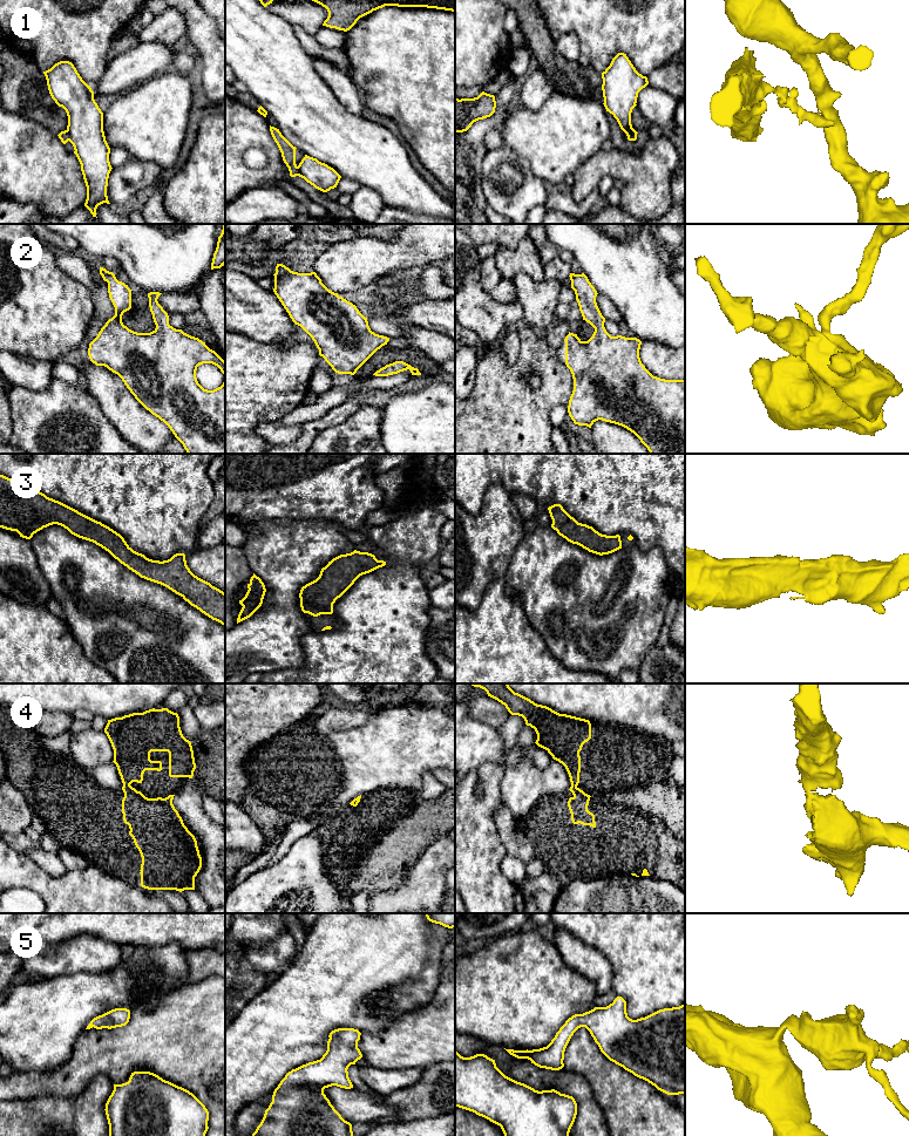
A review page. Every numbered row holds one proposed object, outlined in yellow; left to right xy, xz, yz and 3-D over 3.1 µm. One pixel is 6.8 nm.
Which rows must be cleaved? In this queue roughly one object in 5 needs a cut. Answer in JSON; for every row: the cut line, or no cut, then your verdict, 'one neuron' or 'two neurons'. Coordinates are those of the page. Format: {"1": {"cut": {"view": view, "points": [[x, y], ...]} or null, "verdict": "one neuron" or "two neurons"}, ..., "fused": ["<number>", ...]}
{"1": {"cut": {"view": "xy", "points": [[66, 130], [68, 140]]}, "verdict": "two neurons"}, "2": {"cut": null, "verdict": "one neuron"}, "3": {"cut": null, "verdict": "one neuron"}, "4": {"cut": null, "verdict": "one neuron"}, "5": {"cut": null, "verdict": "one neuron"}, "fused": ["1"]}

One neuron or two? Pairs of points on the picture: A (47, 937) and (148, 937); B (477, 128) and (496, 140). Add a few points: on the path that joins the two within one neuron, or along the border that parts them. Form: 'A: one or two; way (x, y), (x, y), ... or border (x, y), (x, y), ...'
A: one; way (72, 925), (123, 925)
B: two; border (496, 127), (484, 137), (487, 150)

